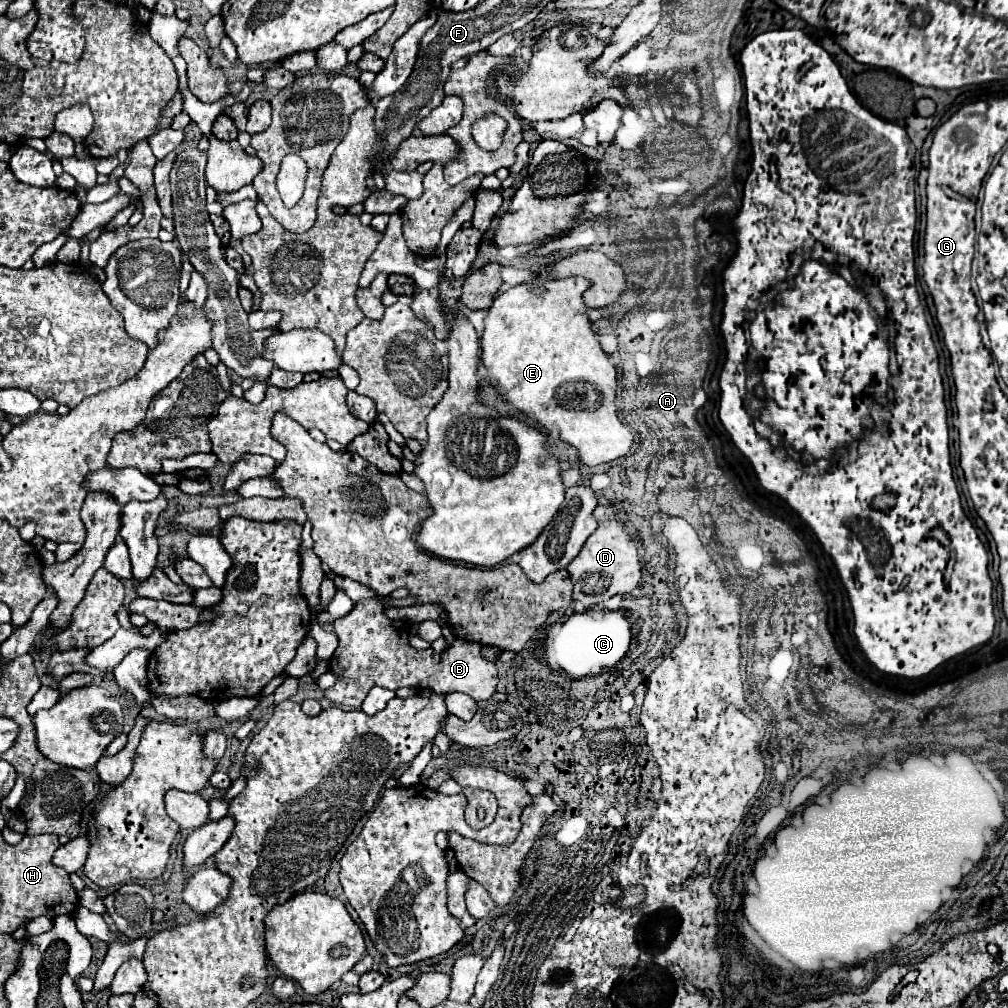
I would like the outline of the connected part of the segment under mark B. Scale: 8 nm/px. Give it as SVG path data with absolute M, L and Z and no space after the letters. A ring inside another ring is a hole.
M359 600L355 608L335 620L335 634L339 646L331 658L331 672L339 676L339 682L325 690L325 698L333 704L343 704L349 708L361 708L363 698L371 686L383 686L387 690L397 690L399 686L430 689L447 694L461 692L473 700L489 700L497 688L497 668L493 662L479 654L477 642L467 642L457 638L447 650L437 654L433 648L415 650L407 644L409 628L405 622L389 620L383 614L383 606L375 600Z

